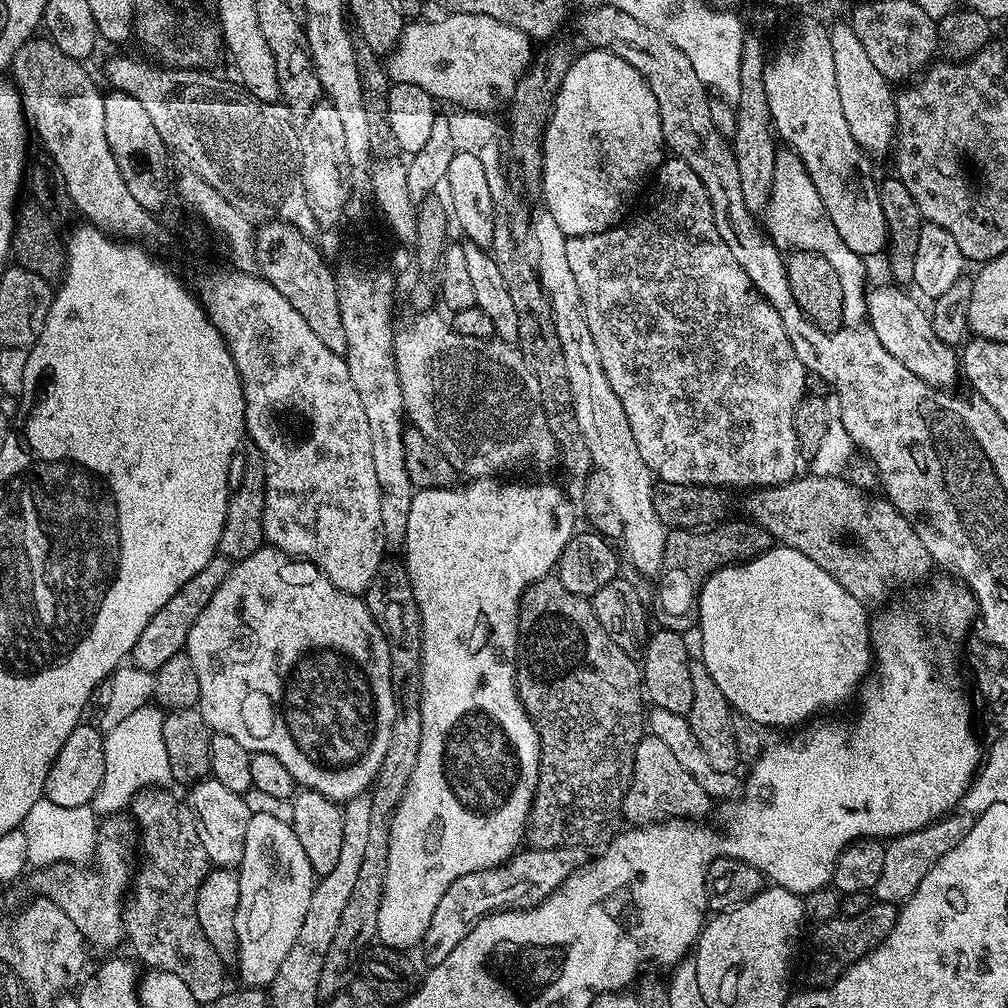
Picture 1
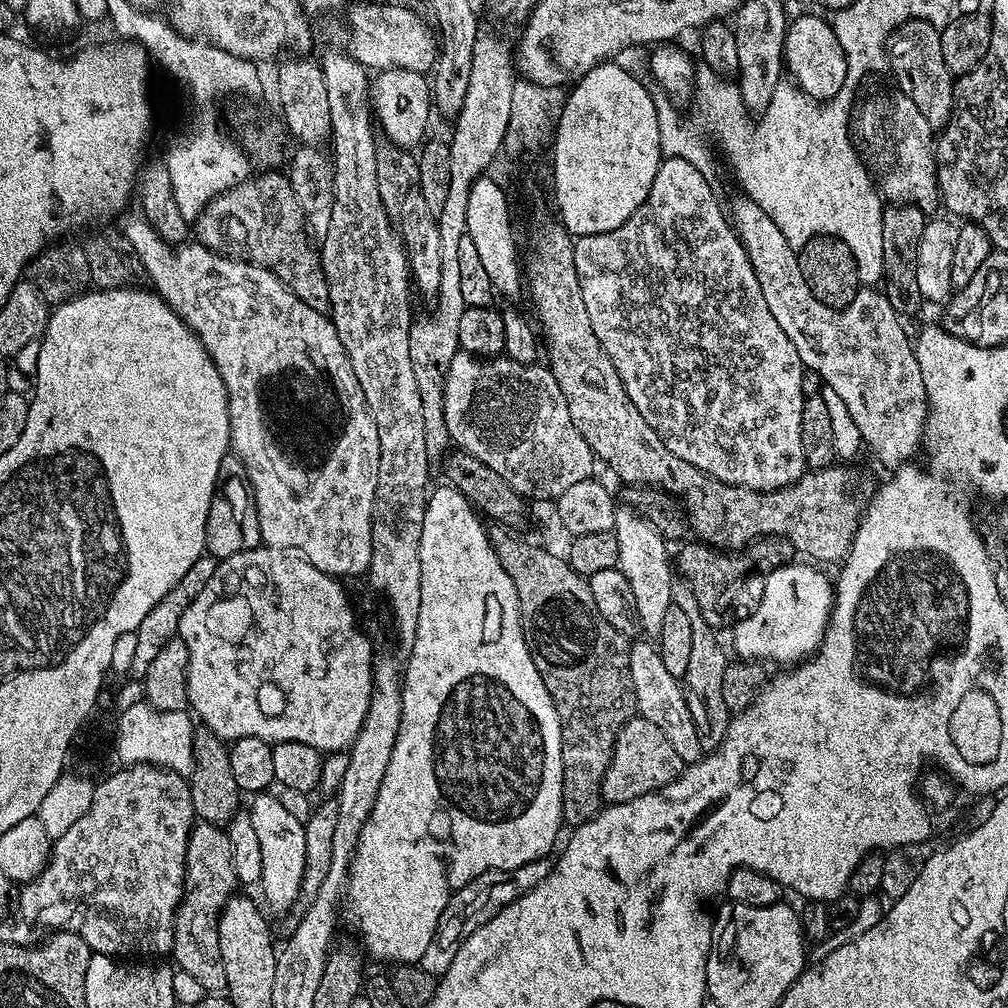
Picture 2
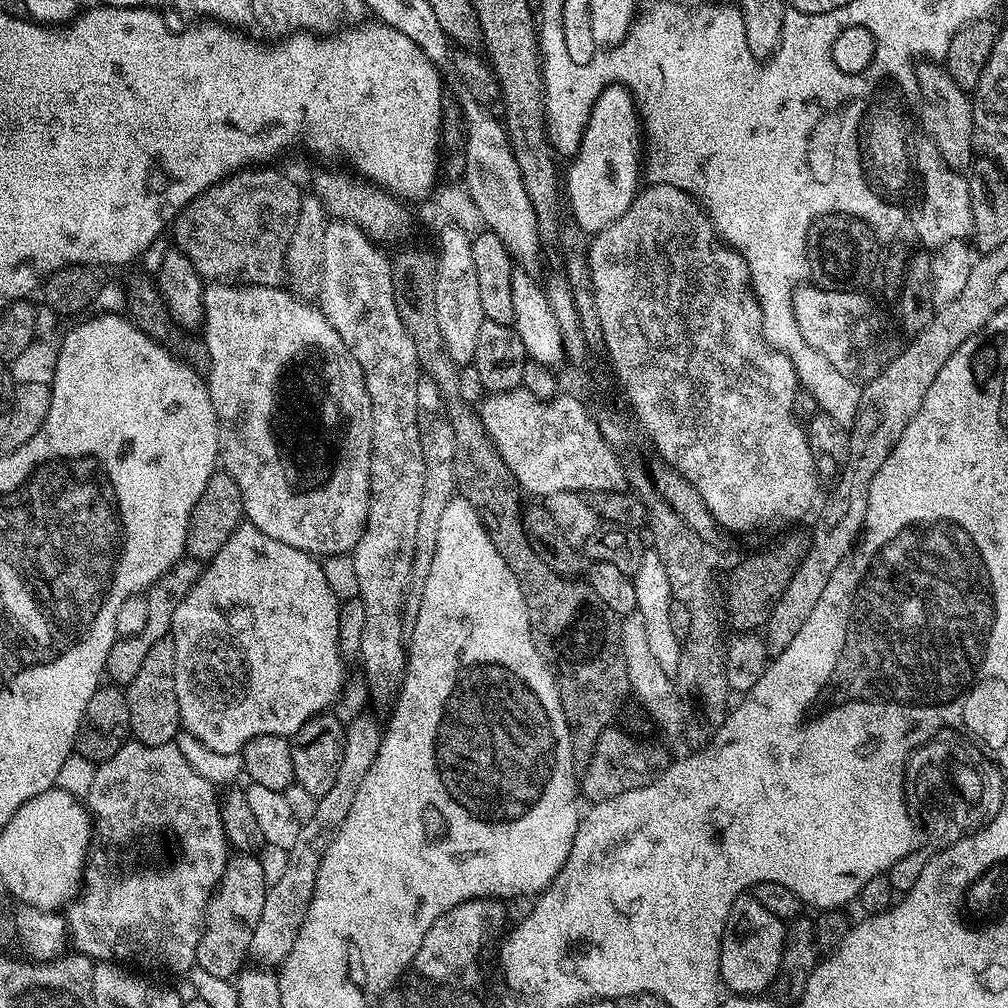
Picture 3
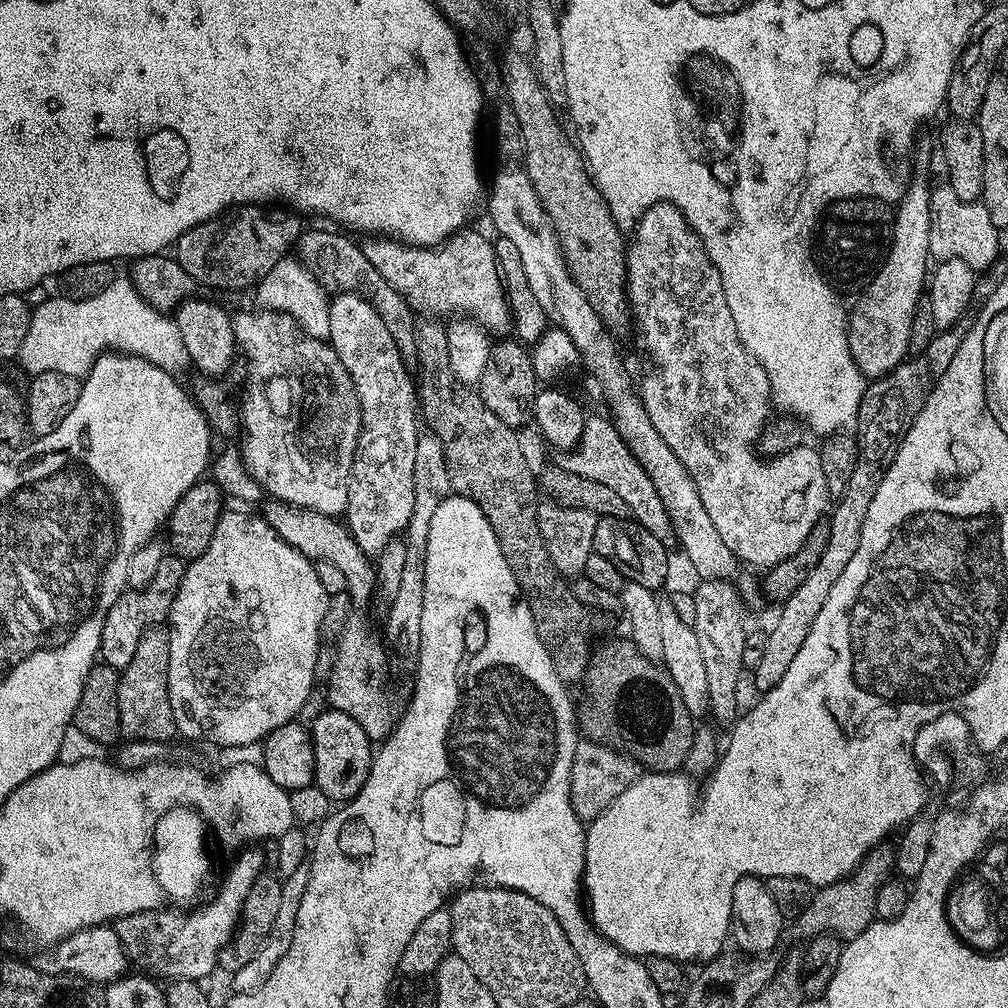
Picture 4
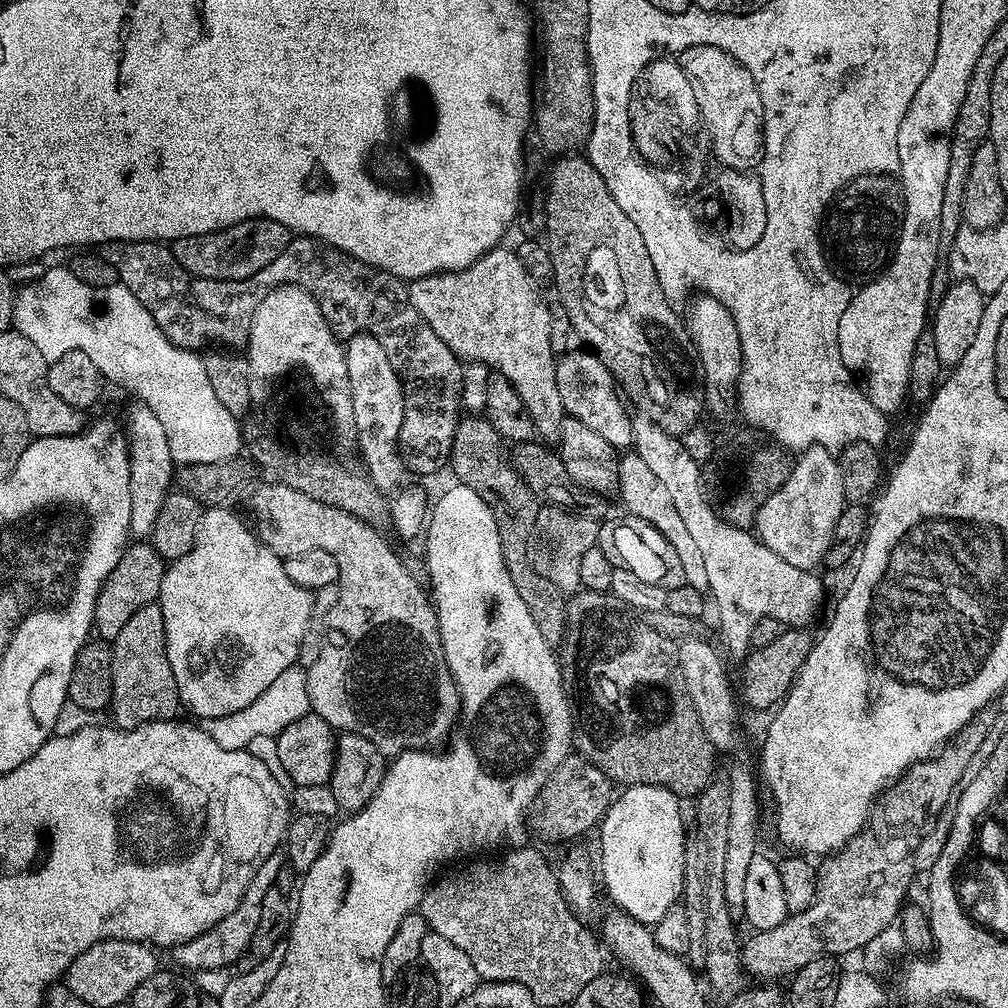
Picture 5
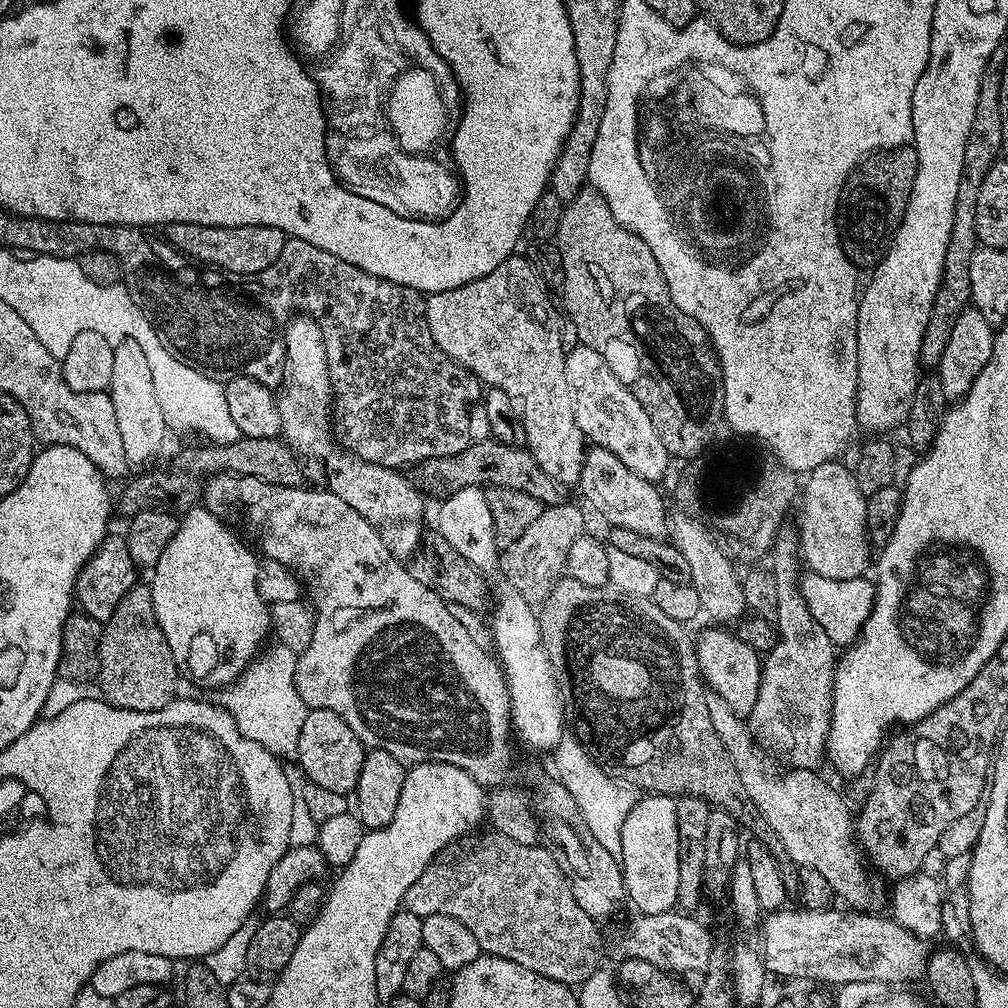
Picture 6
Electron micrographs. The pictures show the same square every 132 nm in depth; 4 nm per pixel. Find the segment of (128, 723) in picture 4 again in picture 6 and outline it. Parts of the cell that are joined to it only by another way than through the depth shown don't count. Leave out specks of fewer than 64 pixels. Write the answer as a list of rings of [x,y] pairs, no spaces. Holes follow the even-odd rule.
[[[138,582],[128,591],[126,598],[118,602],[114,614],[103,621],[100,629],[98,683],[103,699],[126,710],[162,710],[177,699],[179,671],[170,642],[166,642],[166,634],[162,634],[162,626],[158,626],[158,618],[154,614],[152,589],[147,583]]]

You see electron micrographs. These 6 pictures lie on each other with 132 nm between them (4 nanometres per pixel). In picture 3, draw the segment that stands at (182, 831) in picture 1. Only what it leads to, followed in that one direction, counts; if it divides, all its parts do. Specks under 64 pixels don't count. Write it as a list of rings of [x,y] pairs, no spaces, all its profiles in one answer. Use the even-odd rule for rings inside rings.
[[[229,855],[226,870],[208,900],[208,909],[204,911],[204,933],[196,951],[197,965],[206,970],[206,974],[232,980],[245,967],[244,959],[249,959],[252,951],[254,930],[258,930],[258,918],[262,918],[268,886],[259,855]]]

